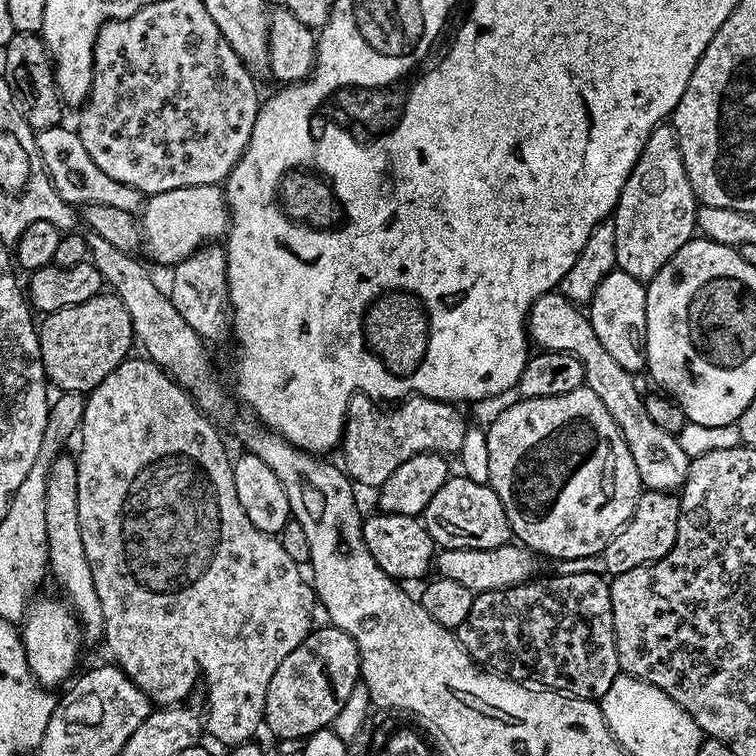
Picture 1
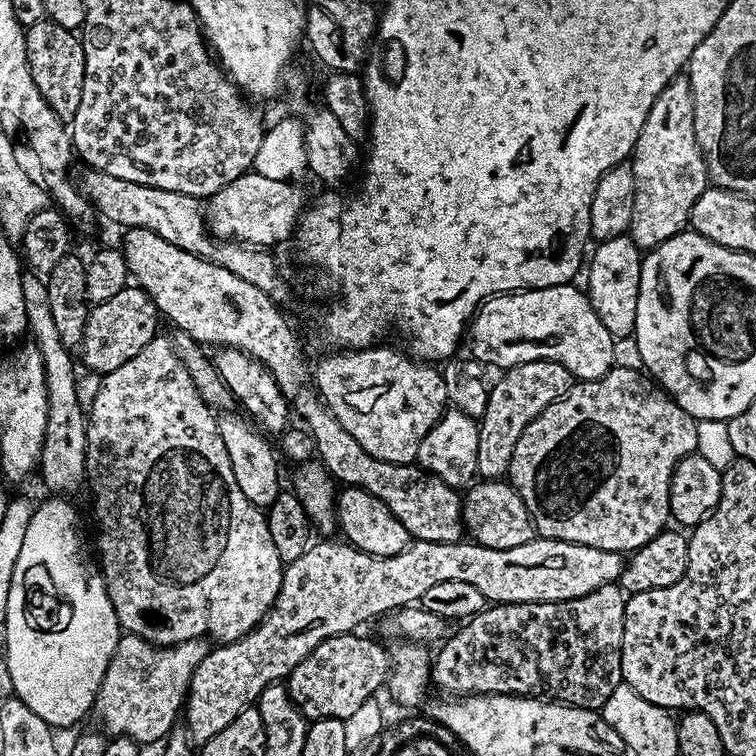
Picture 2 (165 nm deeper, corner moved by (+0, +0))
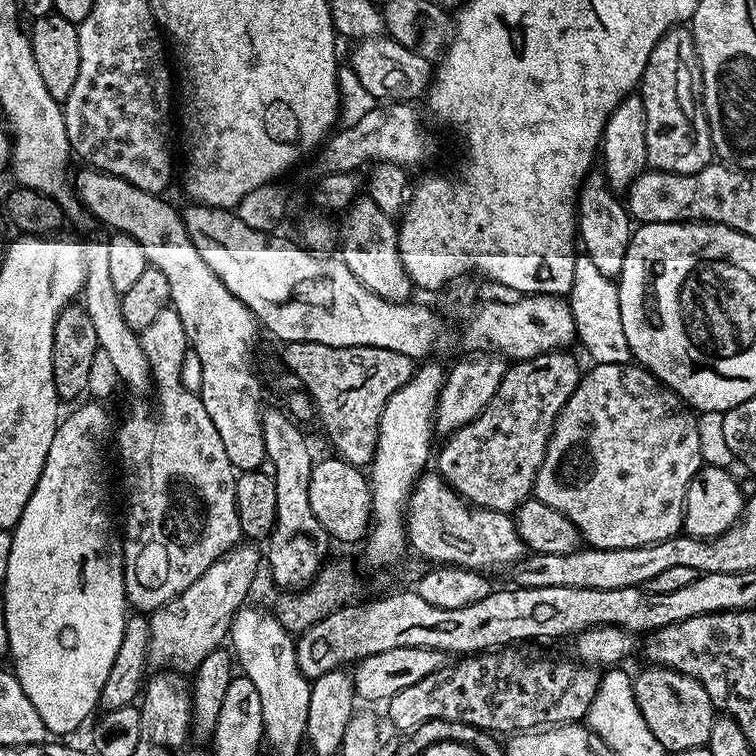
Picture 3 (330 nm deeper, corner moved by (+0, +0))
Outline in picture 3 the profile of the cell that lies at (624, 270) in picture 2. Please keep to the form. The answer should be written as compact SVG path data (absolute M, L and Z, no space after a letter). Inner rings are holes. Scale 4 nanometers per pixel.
M593 170L580 184L580 195L576 197L576 226L578 240L589 260L598 266L602 274L616 278L626 262L626 250L632 240L634 221L628 214L621 197L608 186L608 179L602 170Z

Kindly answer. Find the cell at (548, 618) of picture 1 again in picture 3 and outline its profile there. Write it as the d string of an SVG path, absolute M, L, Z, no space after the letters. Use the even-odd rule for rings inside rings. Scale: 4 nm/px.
M493 650L483 654L468 654L457 664L445 663L443 668L426 674L422 682L398 690L386 702L388 720L400 734L411 734L431 720L453 720L482 728L485 732L519 734L543 729L557 724L574 724L587 717L590 706L596 703L596 691L600 685L601 673L593 665L575 658L569 660L527 660L524 656L507 656L504 650Z

